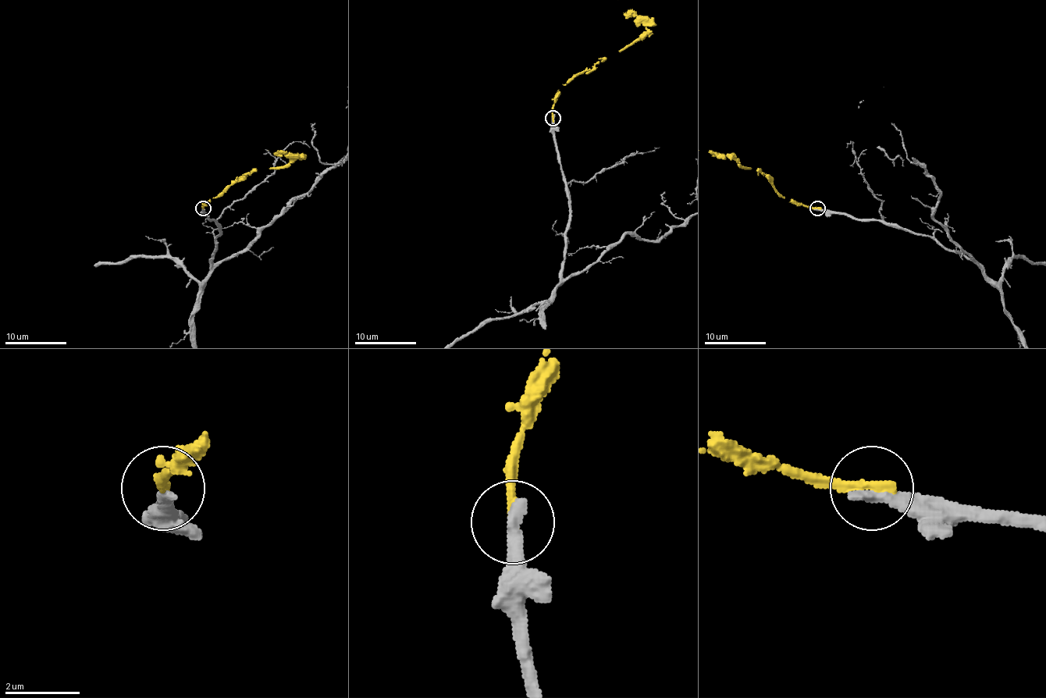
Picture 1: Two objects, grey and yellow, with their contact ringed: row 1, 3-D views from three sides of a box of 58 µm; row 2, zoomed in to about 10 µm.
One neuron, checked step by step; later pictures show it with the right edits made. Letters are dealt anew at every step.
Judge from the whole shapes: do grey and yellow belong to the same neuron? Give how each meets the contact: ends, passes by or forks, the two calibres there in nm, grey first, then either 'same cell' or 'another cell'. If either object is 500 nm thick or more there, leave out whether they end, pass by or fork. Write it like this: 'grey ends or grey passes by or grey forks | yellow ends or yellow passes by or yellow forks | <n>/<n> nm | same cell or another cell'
grey ends | yellow ends | 400/320 nm | another cell

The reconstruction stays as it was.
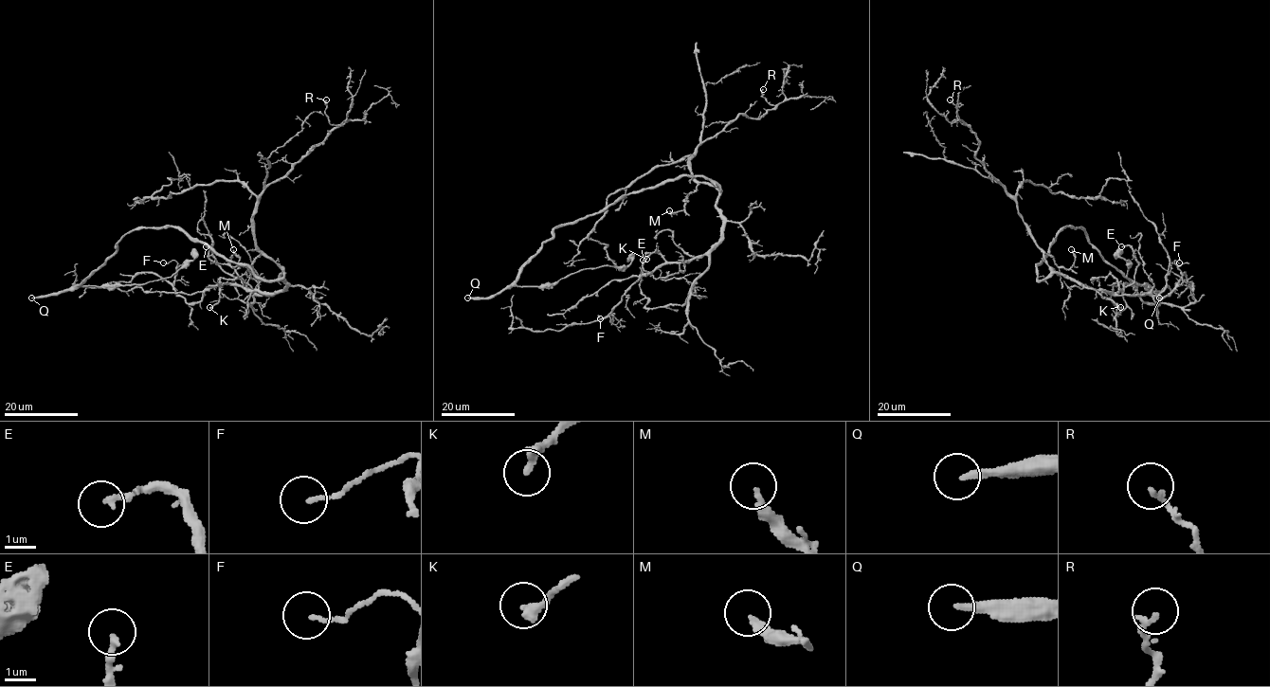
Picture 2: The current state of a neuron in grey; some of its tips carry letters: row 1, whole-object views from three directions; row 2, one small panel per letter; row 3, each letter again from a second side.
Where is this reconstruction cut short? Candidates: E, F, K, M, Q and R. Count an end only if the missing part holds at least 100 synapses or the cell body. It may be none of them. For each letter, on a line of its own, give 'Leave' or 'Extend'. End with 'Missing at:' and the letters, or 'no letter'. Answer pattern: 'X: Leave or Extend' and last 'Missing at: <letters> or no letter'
E: Leave
F: Leave
K: Leave
M: Leave
Q: Extend
R: Leave
Missing at: Q

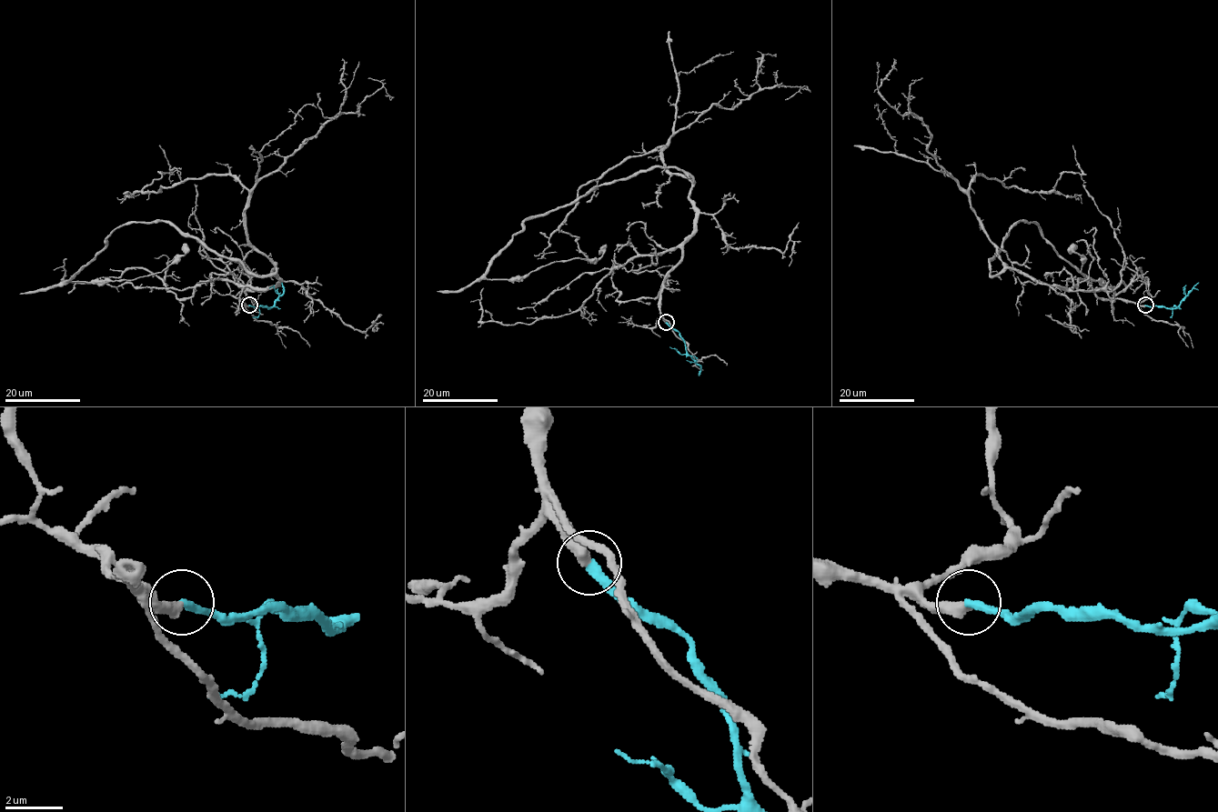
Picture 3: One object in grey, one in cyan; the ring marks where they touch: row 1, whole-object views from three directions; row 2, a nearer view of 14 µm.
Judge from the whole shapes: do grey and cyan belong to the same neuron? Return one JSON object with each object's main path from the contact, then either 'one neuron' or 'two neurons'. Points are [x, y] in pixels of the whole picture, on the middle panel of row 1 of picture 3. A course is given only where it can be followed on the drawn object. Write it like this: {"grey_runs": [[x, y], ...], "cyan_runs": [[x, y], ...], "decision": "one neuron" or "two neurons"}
{"grey_runs": [[666, 322], [664, 277], [695, 220], [692, 179], [674, 167], [524, 222], [486, 277], [600, 250]], "cyan_runs": [[666, 322], [679, 333], [687, 352], [699, 365], [699, 375]], "decision": "one neuron"}

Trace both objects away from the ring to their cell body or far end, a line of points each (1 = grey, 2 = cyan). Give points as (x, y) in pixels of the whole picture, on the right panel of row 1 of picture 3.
1: (1145, 305), (1067, 291), (1009, 268), (990, 275), (1009, 230), (1023, 221), (1101, 282), (1081, 273), (1072, 244)
2: (1145, 305), (1175, 308), (1199, 282)

